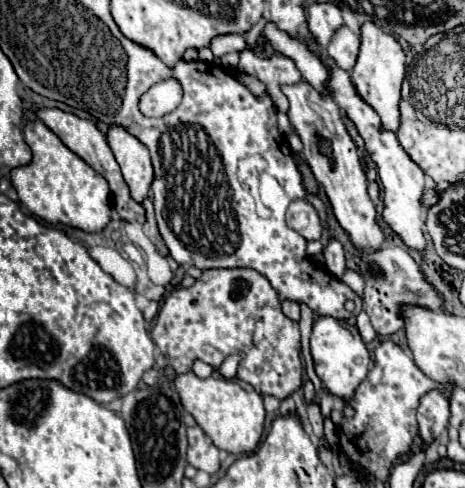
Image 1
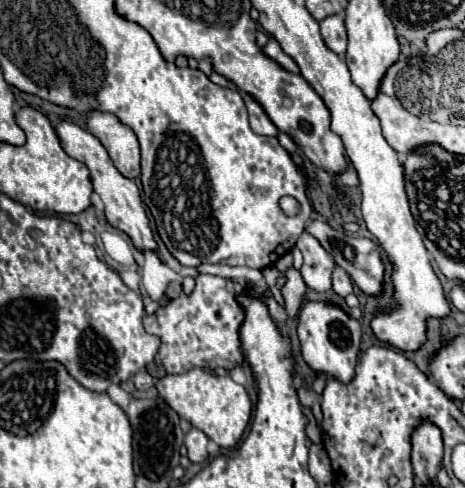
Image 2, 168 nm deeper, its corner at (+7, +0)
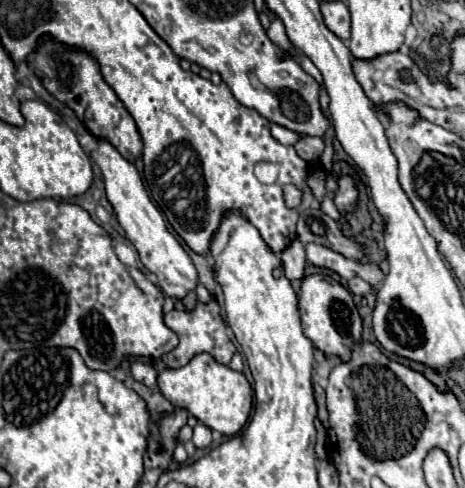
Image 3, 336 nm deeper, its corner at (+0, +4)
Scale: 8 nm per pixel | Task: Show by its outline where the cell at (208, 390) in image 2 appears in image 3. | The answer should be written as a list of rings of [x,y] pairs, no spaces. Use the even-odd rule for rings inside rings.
[[[208,353],[194,355],[186,365],[178,369],[164,369],[158,375],[158,387],[160,387],[160,393],[174,407],[186,409],[200,423],[224,435],[236,435],[250,417],[252,389],[250,389],[248,379],[242,373],[230,369],[228,365],[218,363]]]

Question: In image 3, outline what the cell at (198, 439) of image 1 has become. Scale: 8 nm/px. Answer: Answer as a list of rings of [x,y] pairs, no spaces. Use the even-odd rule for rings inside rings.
[[[198,423],[198,425],[194,427],[192,443],[194,443],[198,449],[206,449],[206,447],[212,443],[212,431],[210,431],[206,425]]]

